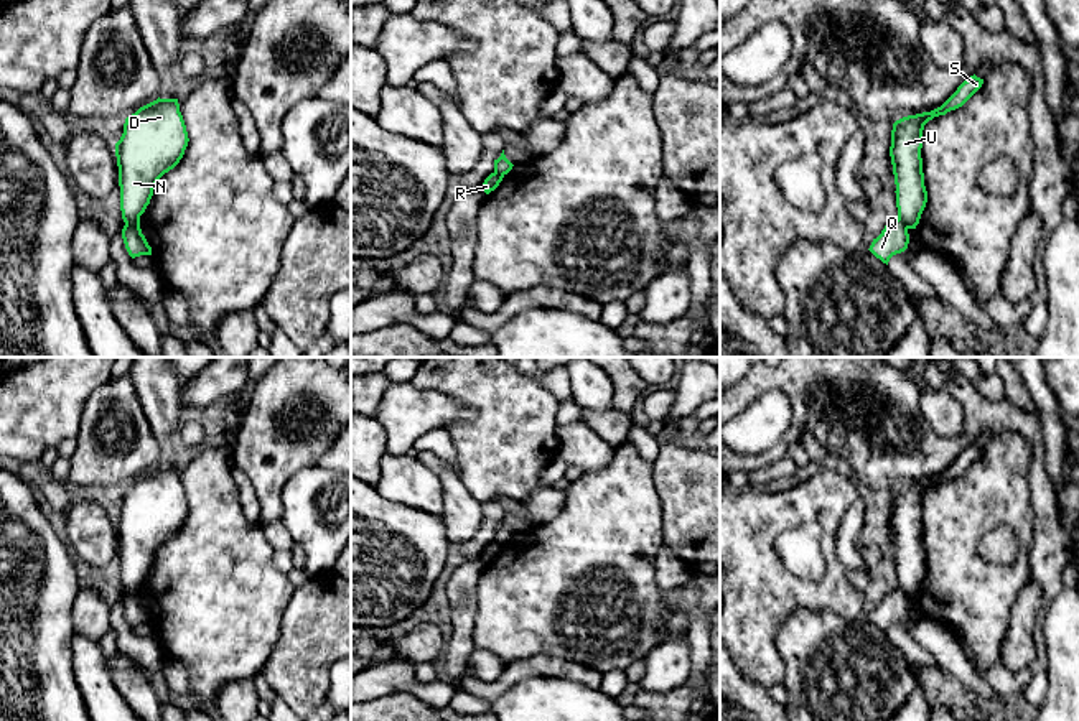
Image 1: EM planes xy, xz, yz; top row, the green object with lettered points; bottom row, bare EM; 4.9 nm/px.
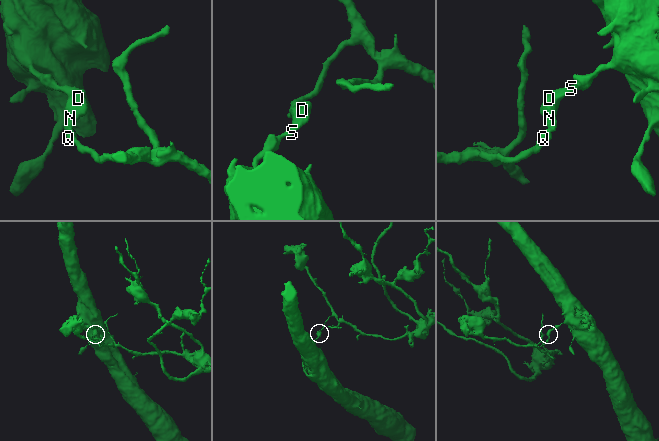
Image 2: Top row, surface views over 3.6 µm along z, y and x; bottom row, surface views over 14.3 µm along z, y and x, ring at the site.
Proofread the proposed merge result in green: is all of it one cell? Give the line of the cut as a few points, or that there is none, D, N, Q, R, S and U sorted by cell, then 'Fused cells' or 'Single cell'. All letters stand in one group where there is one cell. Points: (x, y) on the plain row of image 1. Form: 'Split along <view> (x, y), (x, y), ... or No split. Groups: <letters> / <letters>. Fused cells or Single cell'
Split along xy (139, 586), (126, 593). Groups: D N R S U / Q. Fused cells

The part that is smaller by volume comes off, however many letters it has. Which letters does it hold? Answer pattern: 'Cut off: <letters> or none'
Cut off: Q

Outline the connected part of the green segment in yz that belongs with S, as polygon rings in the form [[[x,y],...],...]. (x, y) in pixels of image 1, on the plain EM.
[[[975,443],[964,449],[957,459],[937,477],[908,484],[893,492],[890,525],[896,553],[898,588],[916,598],[927,571],[923,542],[923,499],[934,486],[962,476],[983,453]]]

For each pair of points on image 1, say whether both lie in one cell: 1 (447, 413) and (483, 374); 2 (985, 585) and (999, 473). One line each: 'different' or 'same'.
1: different
2: same

